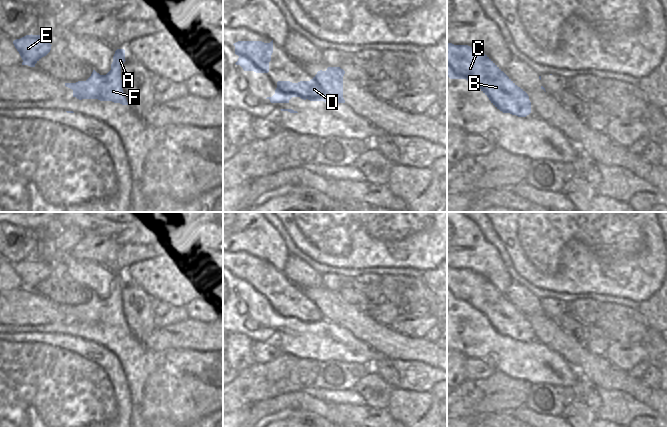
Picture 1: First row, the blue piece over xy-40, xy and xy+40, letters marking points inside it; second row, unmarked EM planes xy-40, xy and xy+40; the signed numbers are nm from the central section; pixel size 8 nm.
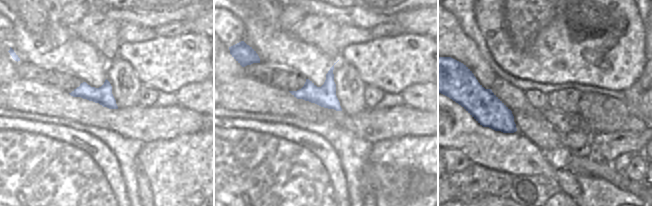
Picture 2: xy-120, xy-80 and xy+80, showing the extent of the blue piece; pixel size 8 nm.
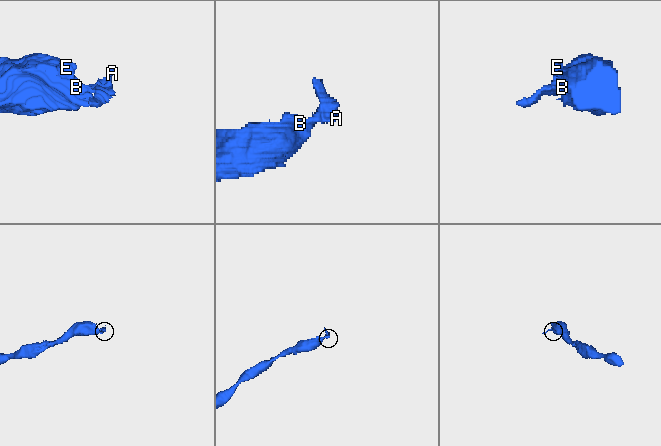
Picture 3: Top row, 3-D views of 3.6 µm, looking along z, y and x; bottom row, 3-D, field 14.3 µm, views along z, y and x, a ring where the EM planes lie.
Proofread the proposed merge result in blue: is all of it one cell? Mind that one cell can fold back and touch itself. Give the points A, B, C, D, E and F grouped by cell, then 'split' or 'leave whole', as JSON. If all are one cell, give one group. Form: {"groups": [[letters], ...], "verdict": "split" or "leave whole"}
{"groups": [["A", "B", "C", "D", "E", "F"]], "verdict": "leave whole"}

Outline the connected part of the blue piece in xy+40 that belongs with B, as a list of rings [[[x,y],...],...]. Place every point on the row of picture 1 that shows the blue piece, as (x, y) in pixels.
[[[447,43],[447,77],[466,79],[478,87],[503,113],[526,117],[531,113],[528,94],[518,87],[487,55],[468,46]]]

